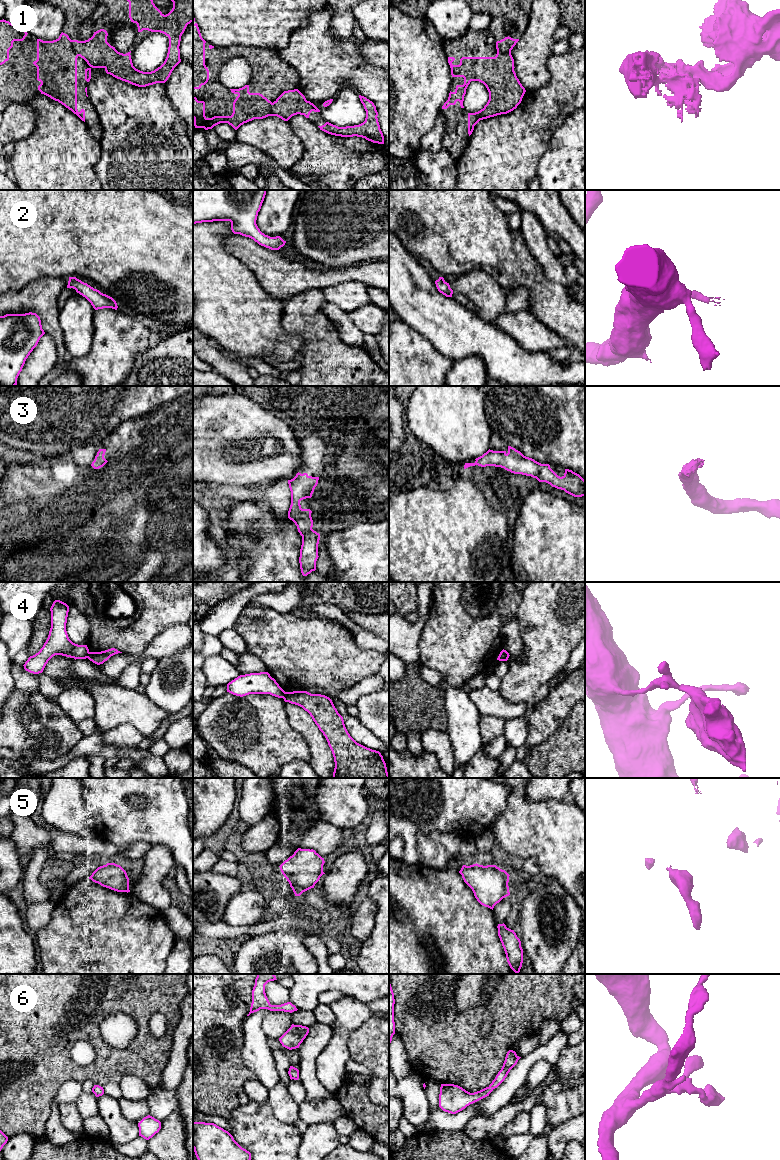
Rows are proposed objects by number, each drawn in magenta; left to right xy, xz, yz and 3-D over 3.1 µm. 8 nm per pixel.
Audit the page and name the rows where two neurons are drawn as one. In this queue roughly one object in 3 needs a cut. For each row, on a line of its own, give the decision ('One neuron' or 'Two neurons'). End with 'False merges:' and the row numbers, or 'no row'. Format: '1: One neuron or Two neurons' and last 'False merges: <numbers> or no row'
1: Two neurons
2: One neuron
3: One neuron
4: Two neurons
5: One neuron
6: One neuron
False merges: 1, 4

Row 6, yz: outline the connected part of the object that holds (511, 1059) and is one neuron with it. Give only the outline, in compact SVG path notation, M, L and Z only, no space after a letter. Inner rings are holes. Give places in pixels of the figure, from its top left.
M509 1050L501 1070L492 1083L488 1087L474 1093L466 1091L458 1085L441 1084L439 1107L445 1112L456 1114L470 1104L489 1096L489 1094L505 1080L510 1070L517 1064L520 1058L515 1051Z

